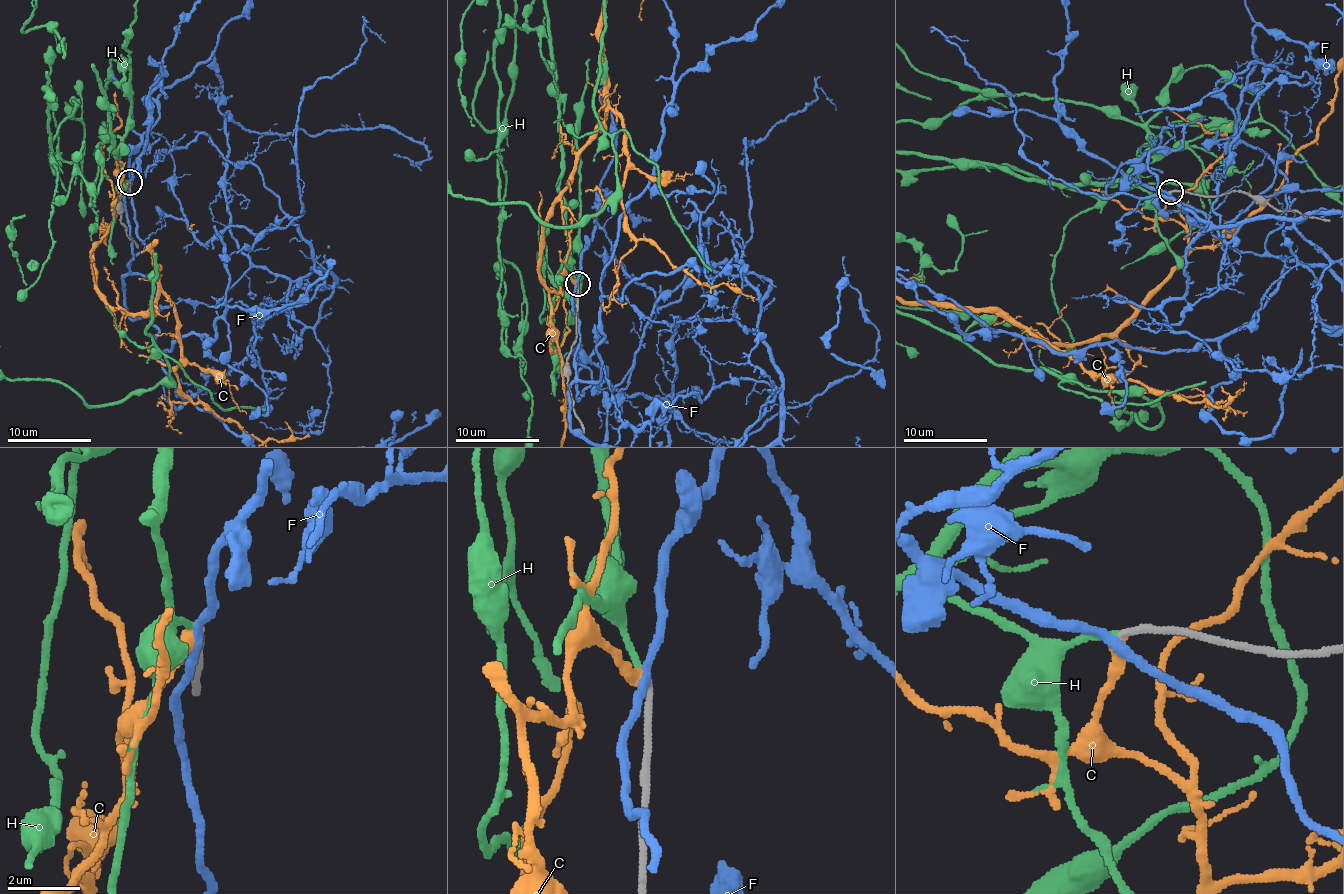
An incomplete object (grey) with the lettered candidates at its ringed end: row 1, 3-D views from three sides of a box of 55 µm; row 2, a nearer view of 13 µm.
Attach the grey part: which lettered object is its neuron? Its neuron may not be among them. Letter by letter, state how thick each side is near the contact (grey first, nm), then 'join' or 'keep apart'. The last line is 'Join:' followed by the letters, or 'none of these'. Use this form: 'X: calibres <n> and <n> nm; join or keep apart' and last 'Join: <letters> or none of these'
C: calibres 190 and 360 nm; keep apart
F: calibres 190 and 240 nm; keep apart
H: calibres 190 and 150 nm; join
Join: H

